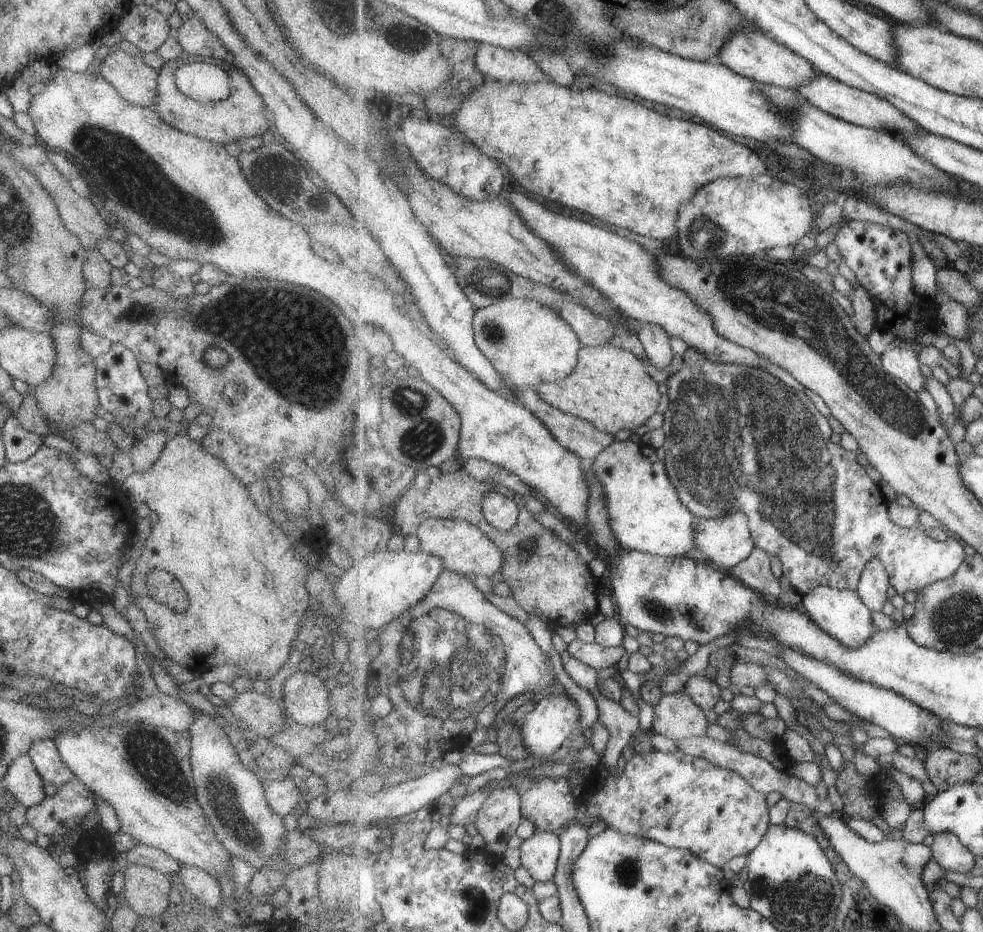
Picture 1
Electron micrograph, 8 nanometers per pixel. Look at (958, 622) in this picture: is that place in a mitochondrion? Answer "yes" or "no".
yes

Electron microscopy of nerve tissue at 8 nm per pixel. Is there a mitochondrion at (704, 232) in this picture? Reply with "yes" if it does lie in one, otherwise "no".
yes

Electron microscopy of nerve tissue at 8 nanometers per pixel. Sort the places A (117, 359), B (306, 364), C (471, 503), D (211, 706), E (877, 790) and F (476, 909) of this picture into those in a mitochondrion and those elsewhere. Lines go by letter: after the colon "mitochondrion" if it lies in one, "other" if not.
A: other
B: mitochondrion
C: other
D: other
E: other
F: mitochondrion

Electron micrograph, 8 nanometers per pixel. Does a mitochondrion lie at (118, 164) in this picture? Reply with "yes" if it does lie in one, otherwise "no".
yes

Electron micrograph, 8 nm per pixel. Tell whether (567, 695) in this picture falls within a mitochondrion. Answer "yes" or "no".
no

